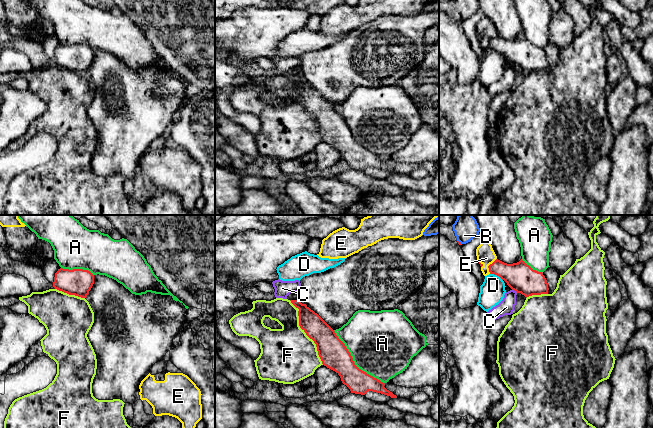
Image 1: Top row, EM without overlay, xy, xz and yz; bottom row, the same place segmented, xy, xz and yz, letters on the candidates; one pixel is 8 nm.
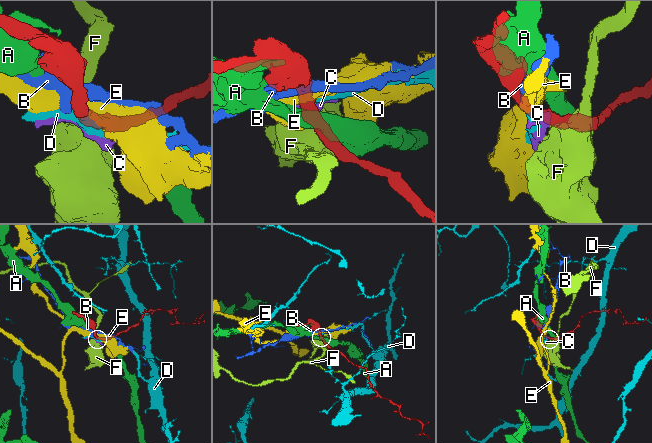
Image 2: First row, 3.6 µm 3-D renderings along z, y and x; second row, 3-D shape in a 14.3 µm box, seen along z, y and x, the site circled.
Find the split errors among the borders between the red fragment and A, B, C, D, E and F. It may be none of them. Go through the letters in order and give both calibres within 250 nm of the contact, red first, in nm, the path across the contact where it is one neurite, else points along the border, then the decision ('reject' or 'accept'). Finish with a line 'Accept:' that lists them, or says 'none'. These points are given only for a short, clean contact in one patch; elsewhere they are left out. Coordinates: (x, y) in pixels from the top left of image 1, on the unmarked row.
A: 220/480 nm | reject
B: 20/150 nm | reject
C: 240/130 nm | along yz (512, 65), (517, 68) | reject
D: 240/200 nm | reject
E: 200/150 nm | along yz (496, 34), (488, 42), (489, 49) | reject
F: 220/440 nm | reject
Accept: none

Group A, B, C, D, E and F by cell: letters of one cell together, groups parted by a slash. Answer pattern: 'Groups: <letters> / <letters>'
Groups: A / B / C / D / E / F

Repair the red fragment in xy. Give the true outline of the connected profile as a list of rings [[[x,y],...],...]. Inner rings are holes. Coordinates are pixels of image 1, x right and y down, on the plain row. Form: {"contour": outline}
{"contour": [[[60,44],[55,49],[53,63],[69,71],[86,74],[94,60],[94,51],[83,45]]]}

